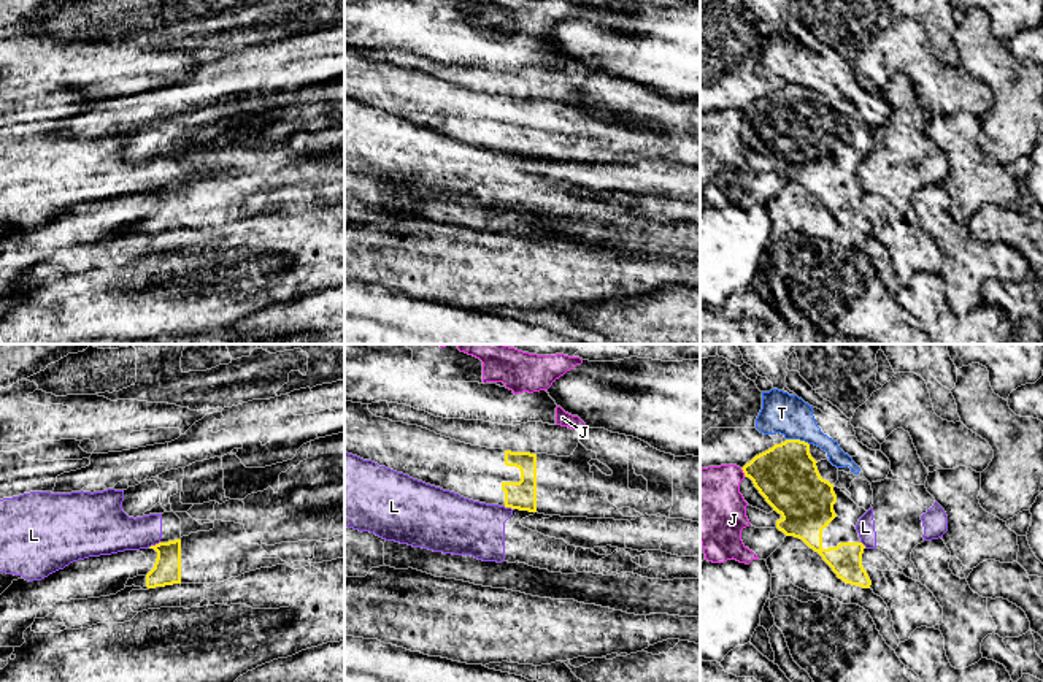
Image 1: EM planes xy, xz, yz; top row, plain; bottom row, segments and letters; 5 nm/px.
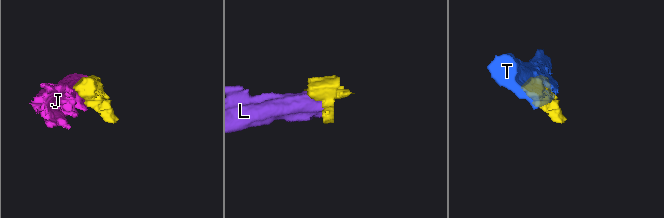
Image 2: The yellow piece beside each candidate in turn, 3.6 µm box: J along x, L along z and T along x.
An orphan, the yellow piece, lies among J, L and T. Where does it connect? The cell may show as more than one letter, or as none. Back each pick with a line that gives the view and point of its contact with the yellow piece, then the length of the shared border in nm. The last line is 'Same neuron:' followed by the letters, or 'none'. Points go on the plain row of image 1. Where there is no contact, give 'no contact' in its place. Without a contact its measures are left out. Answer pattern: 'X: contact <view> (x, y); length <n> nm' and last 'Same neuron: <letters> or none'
Same neuron: none

